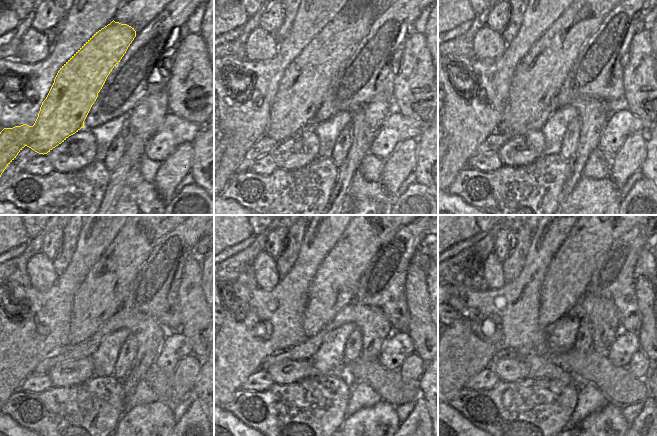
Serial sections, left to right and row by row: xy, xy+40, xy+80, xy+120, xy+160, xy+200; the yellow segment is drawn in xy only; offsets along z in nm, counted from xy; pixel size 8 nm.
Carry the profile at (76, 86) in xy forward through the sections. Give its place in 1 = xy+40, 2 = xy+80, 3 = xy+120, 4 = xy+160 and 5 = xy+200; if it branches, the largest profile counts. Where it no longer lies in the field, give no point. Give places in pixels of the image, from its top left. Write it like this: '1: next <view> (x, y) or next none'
1: next xy+40 (305, 81)
2: next xy+80 (538, 77)
3: next xy+120 (101, 294)
4: next xy+160 (334, 285)
5: next xy+200 (564, 285)

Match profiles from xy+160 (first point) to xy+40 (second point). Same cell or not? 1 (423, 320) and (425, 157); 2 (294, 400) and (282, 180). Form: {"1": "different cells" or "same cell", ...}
{"1": "different cells", "2": "same cell"}

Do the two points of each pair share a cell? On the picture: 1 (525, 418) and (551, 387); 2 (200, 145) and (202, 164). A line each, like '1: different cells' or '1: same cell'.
1: same cell
2: same cell

